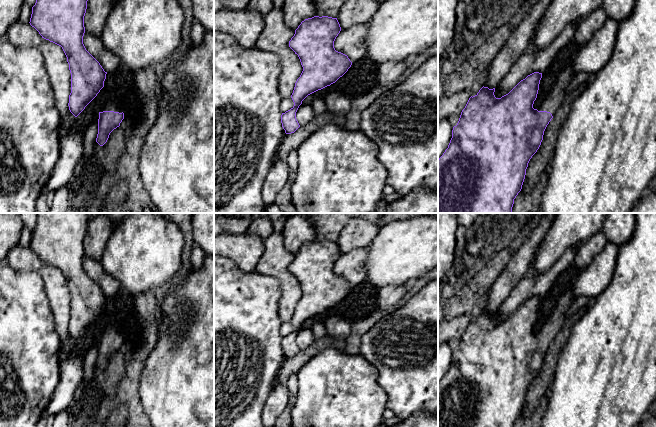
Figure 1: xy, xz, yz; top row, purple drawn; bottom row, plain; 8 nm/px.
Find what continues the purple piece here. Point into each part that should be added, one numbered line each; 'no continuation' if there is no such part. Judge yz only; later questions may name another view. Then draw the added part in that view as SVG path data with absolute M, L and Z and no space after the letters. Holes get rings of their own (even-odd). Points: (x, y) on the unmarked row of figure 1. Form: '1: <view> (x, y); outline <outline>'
1: yz (556, 321); outline M573 285L565 292L562 293L559 300L556 302L556 306L553 310L552 315L546 323L537 332L538 335L547 335L555 339L556 335L563 327L567 316L566 311L572 305L575 297L573 295Z

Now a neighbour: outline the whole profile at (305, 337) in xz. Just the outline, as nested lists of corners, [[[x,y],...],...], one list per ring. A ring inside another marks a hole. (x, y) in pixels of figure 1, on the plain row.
[[[302,327],[297,336],[296,336],[296,343],[300,350],[306,349],[315,341],[315,337],[309,328]]]

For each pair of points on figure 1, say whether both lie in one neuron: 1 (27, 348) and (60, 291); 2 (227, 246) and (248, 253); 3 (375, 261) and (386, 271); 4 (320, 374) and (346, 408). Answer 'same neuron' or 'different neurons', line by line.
1: different neurons
2: same neuron
3: same neuron
4: same neuron

